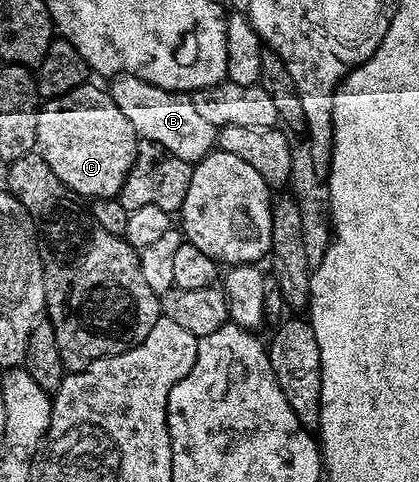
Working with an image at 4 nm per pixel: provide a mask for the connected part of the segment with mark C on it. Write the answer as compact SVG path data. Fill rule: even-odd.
M93 82L84 83L76 90L68 90L68 94L49 97L39 107L36 134L37 151L44 158L44 162L52 166L52 174L56 174L60 182L68 185L75 196L79 198L90 196L89 198L94 200L117 197L132 170L132 164L136 162L140 139L132 122L128 122L128 117L121 112L120 106L116 106L109 91L105 87L97 88Z

